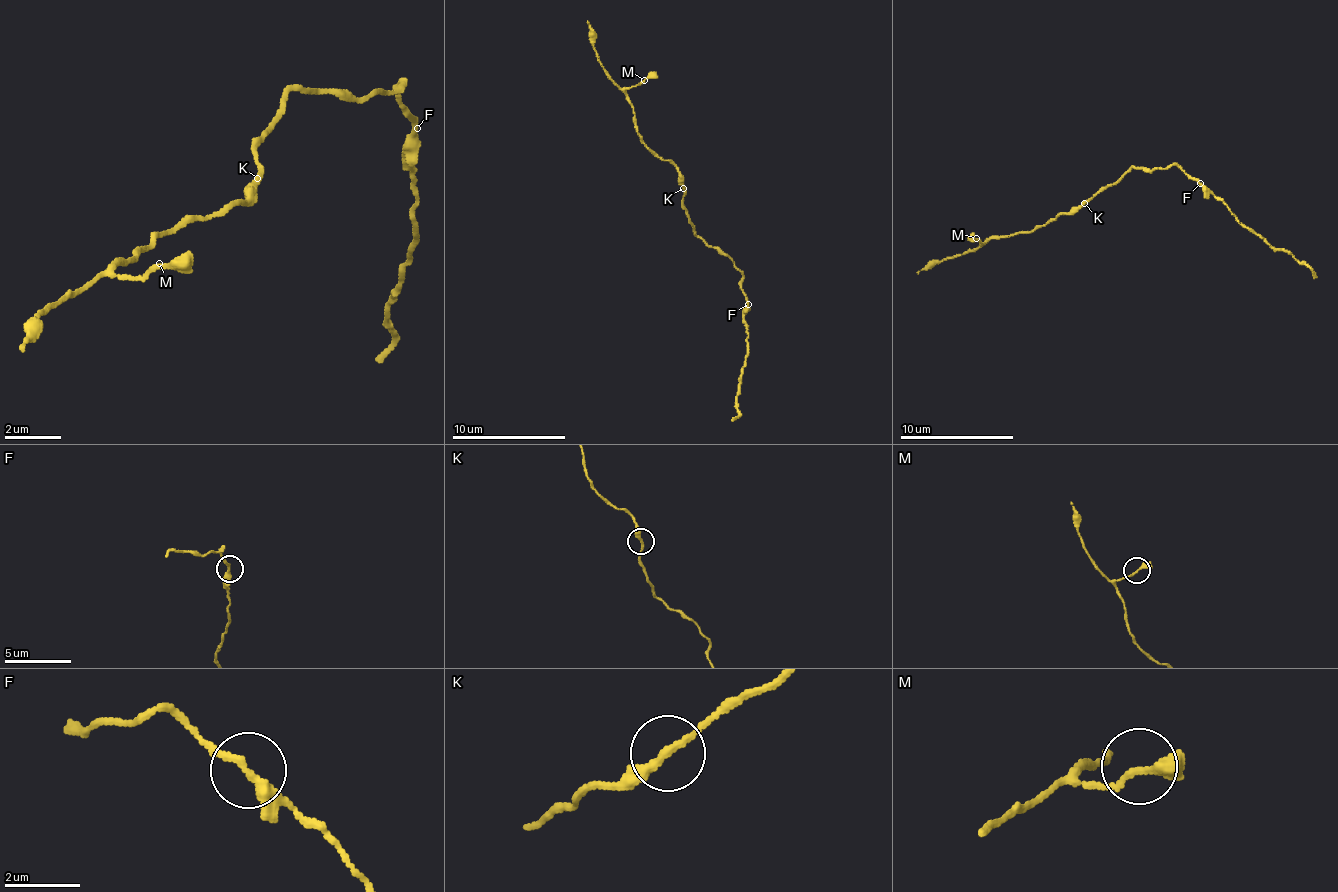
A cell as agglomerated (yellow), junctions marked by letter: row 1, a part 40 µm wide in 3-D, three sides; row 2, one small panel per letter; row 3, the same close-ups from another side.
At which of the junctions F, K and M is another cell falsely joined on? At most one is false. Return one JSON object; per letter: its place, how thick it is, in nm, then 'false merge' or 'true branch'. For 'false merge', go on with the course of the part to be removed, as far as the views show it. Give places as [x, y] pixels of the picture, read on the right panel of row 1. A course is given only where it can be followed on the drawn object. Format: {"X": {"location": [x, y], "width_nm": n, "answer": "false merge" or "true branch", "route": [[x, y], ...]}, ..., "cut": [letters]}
{"F": {"location": [1200, 183], "width_nm": 280, "answer": "true branch"}, "K": {"location": [1084, 203], "width_nm": 260, "answer": "true branch"}, "M": {"location": [976, 238], "width_nm": 240, "answer": "true branch"}, "cut": []}

